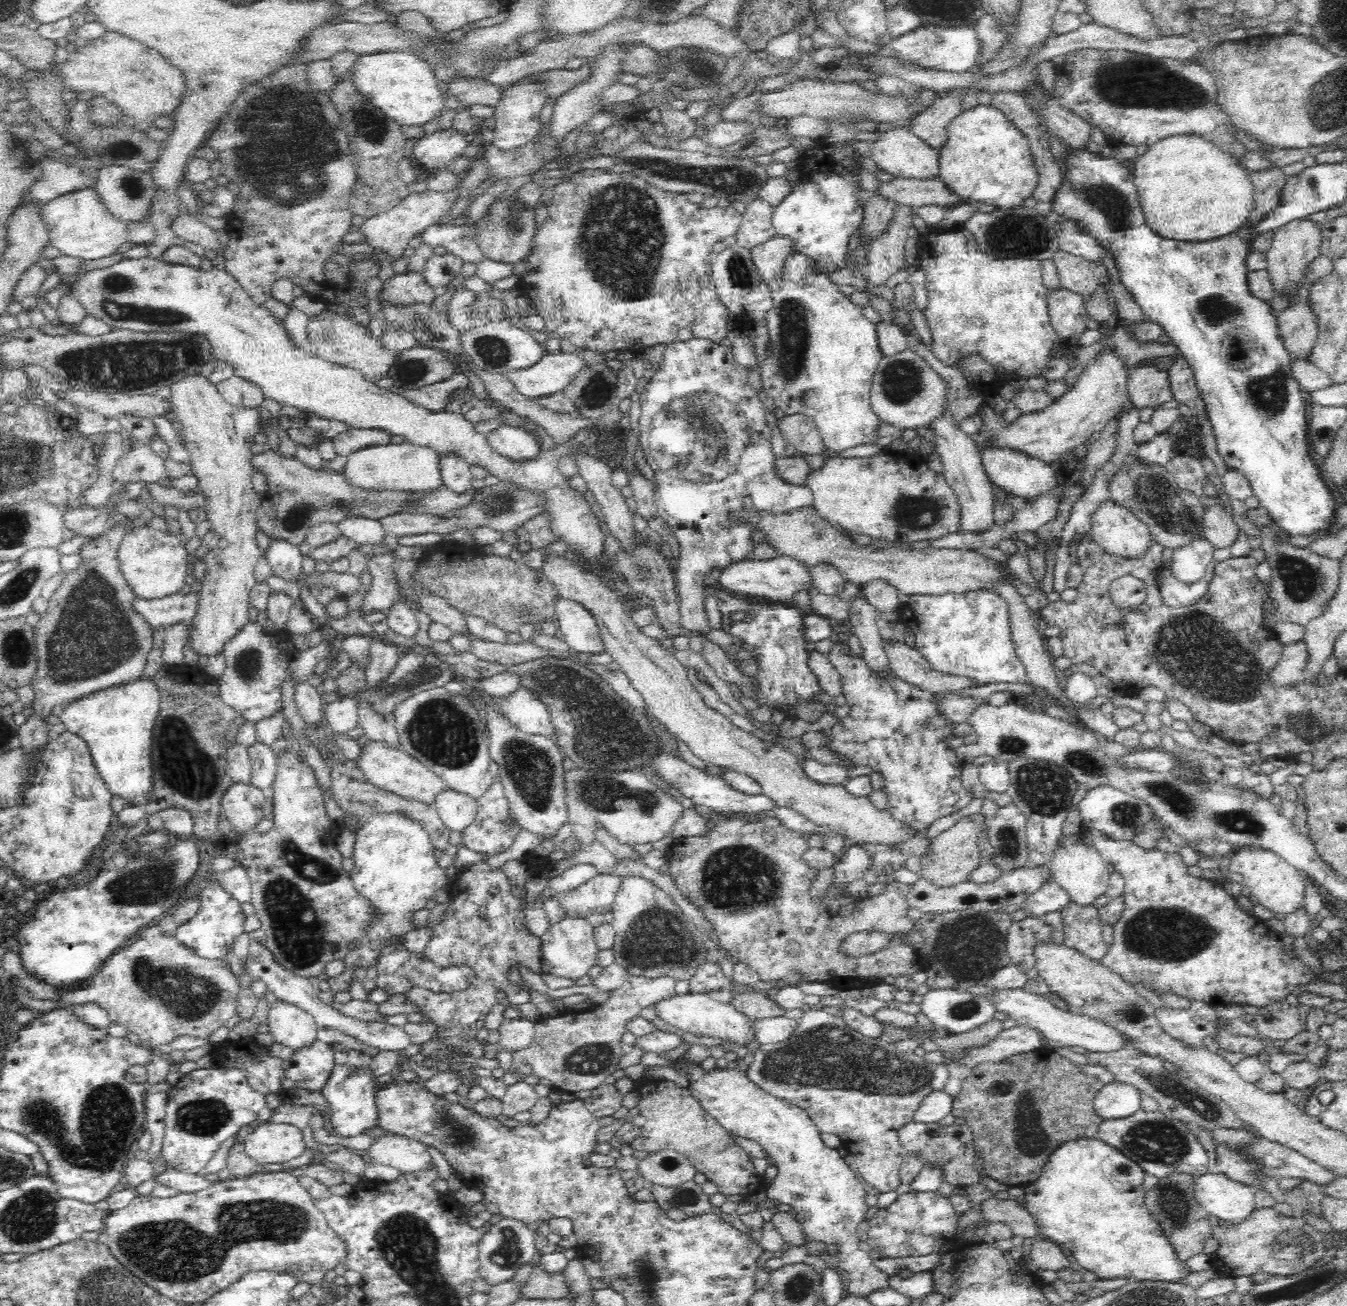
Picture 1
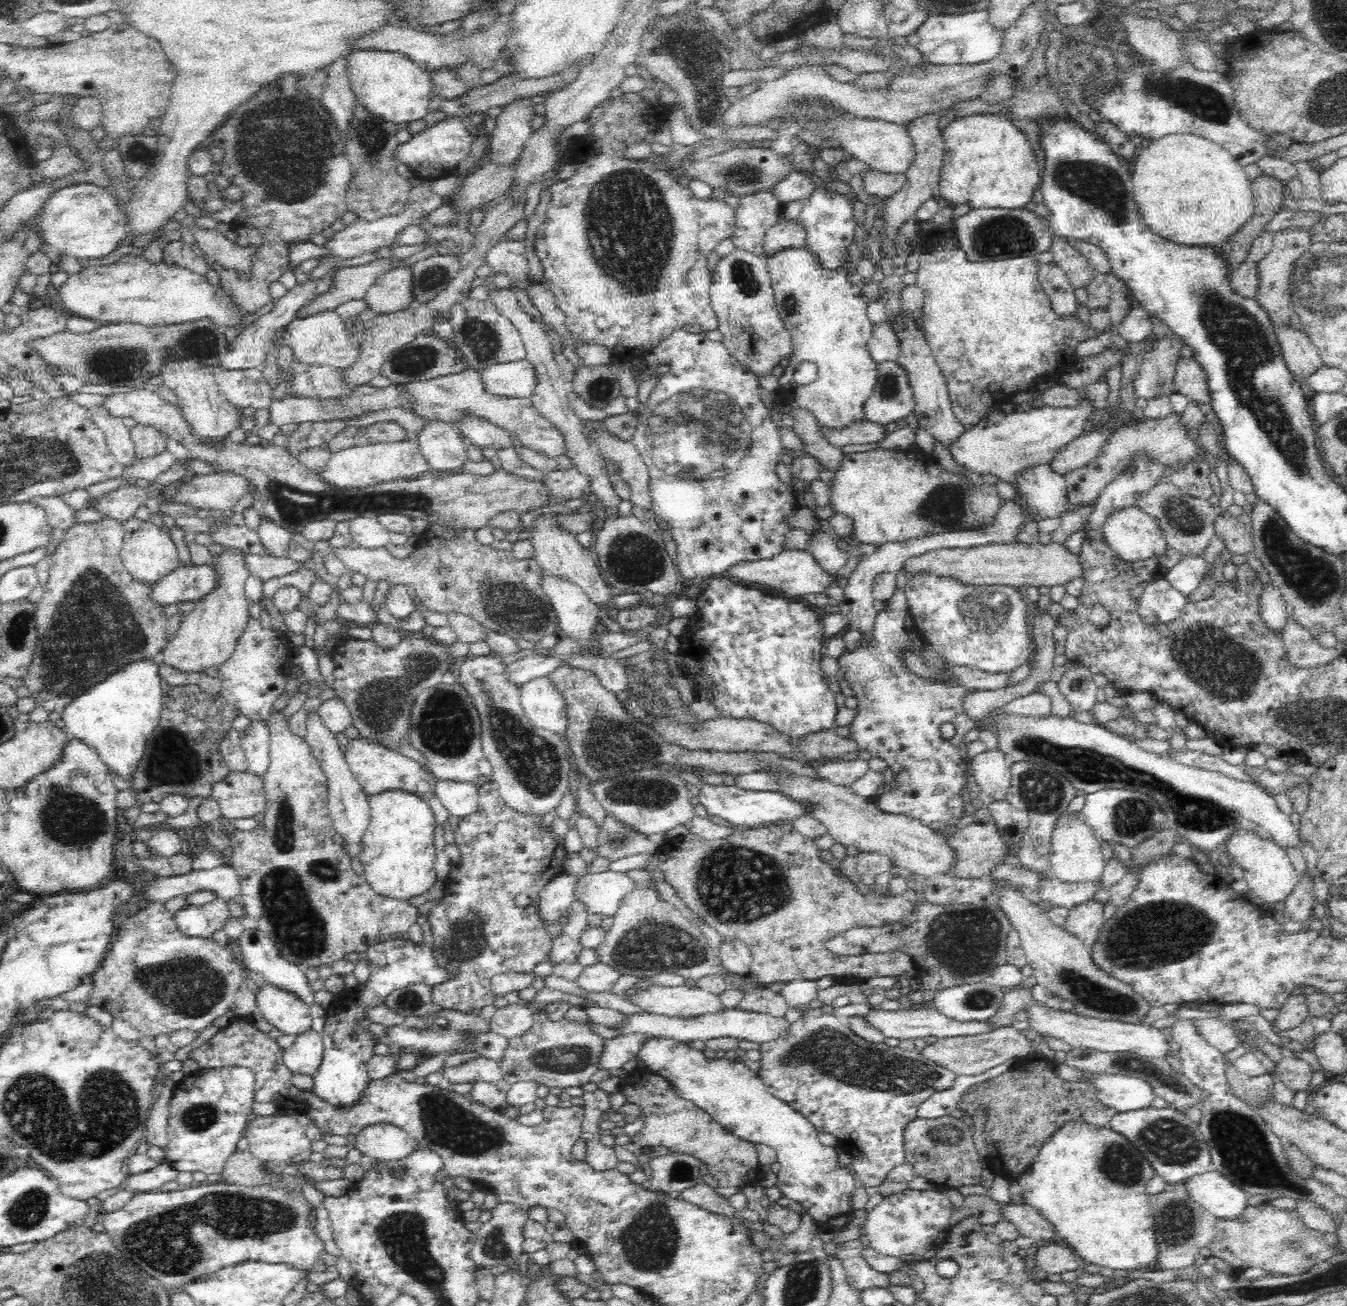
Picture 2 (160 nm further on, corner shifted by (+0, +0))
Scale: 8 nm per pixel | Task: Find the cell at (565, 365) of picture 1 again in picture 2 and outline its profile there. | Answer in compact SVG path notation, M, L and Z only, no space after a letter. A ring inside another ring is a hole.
M528 359L490 366L480 375L488 392L512 398L531 399L538 386L536 365Z

